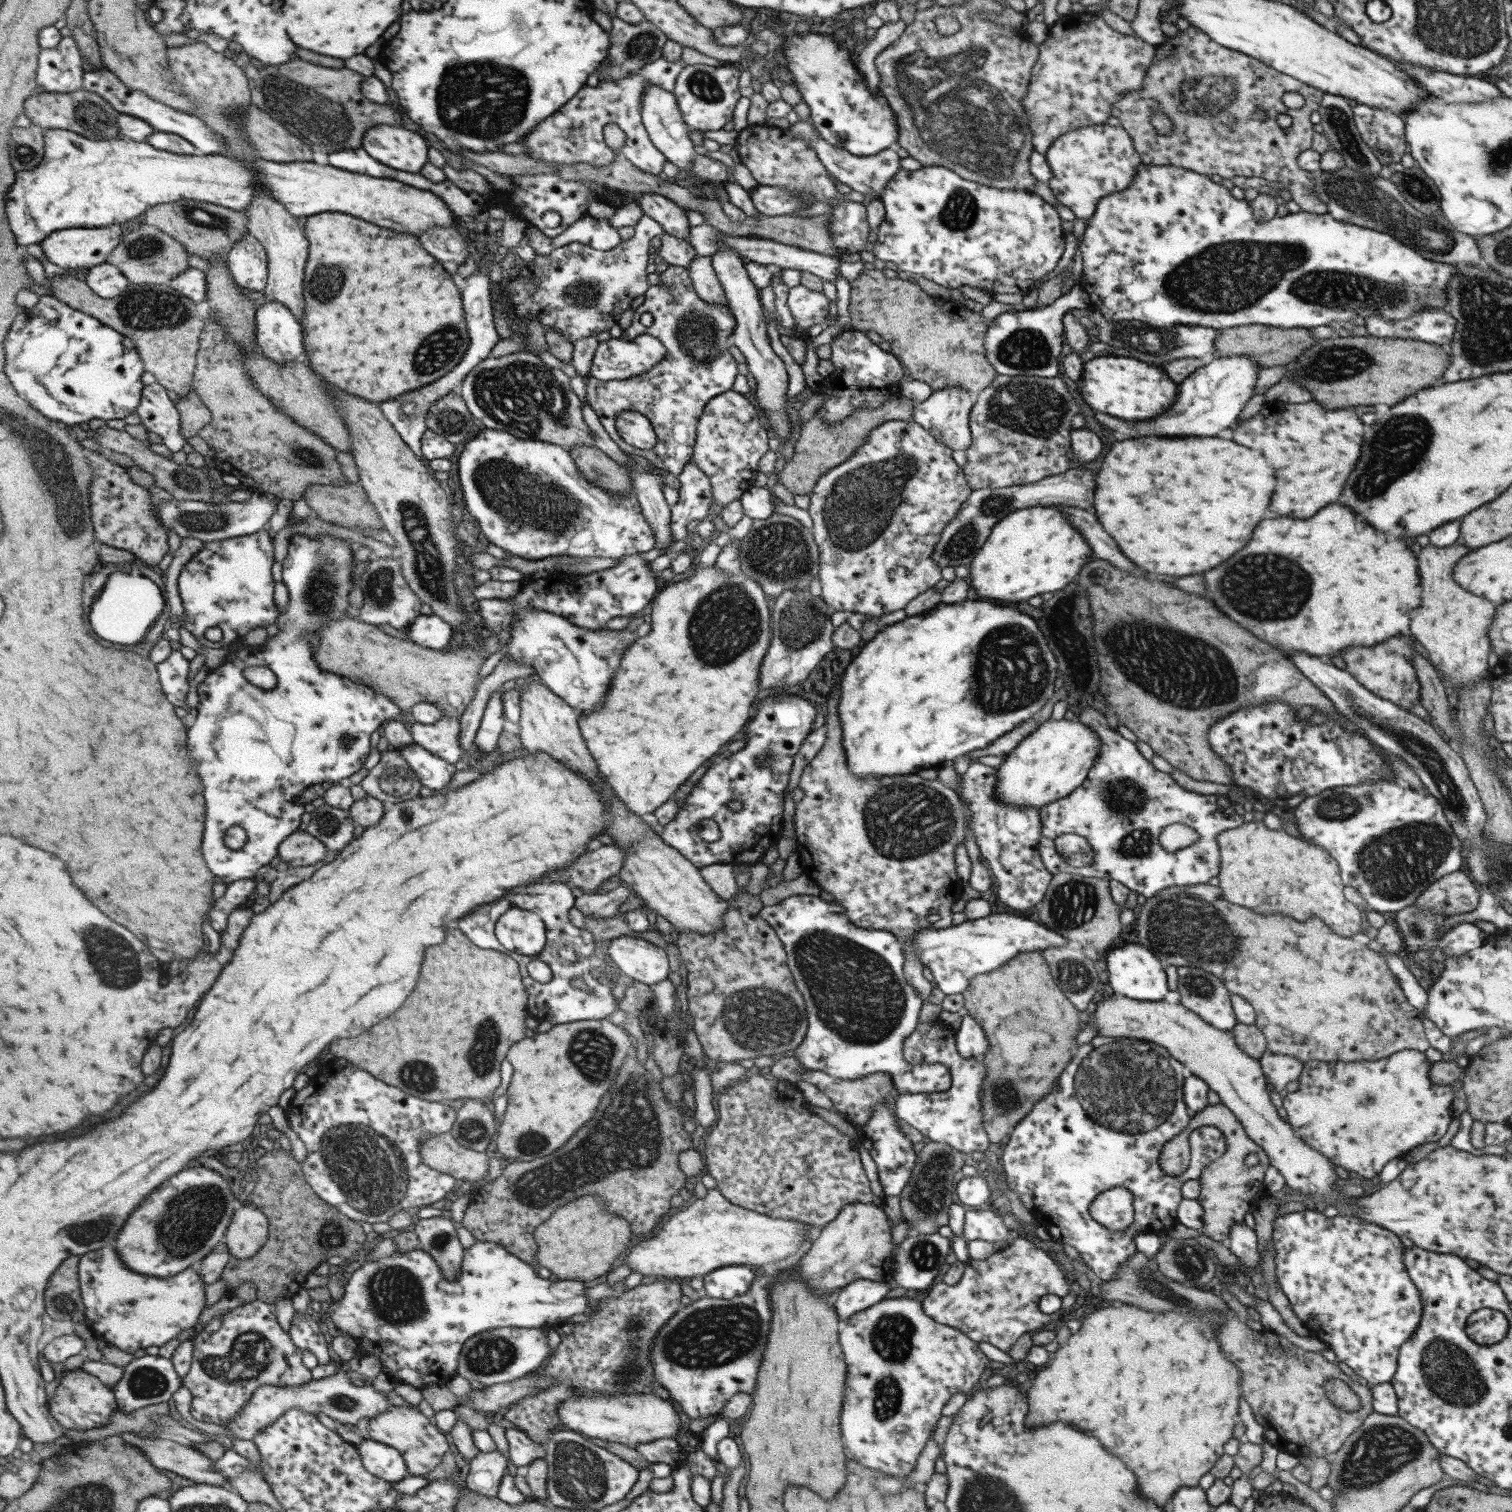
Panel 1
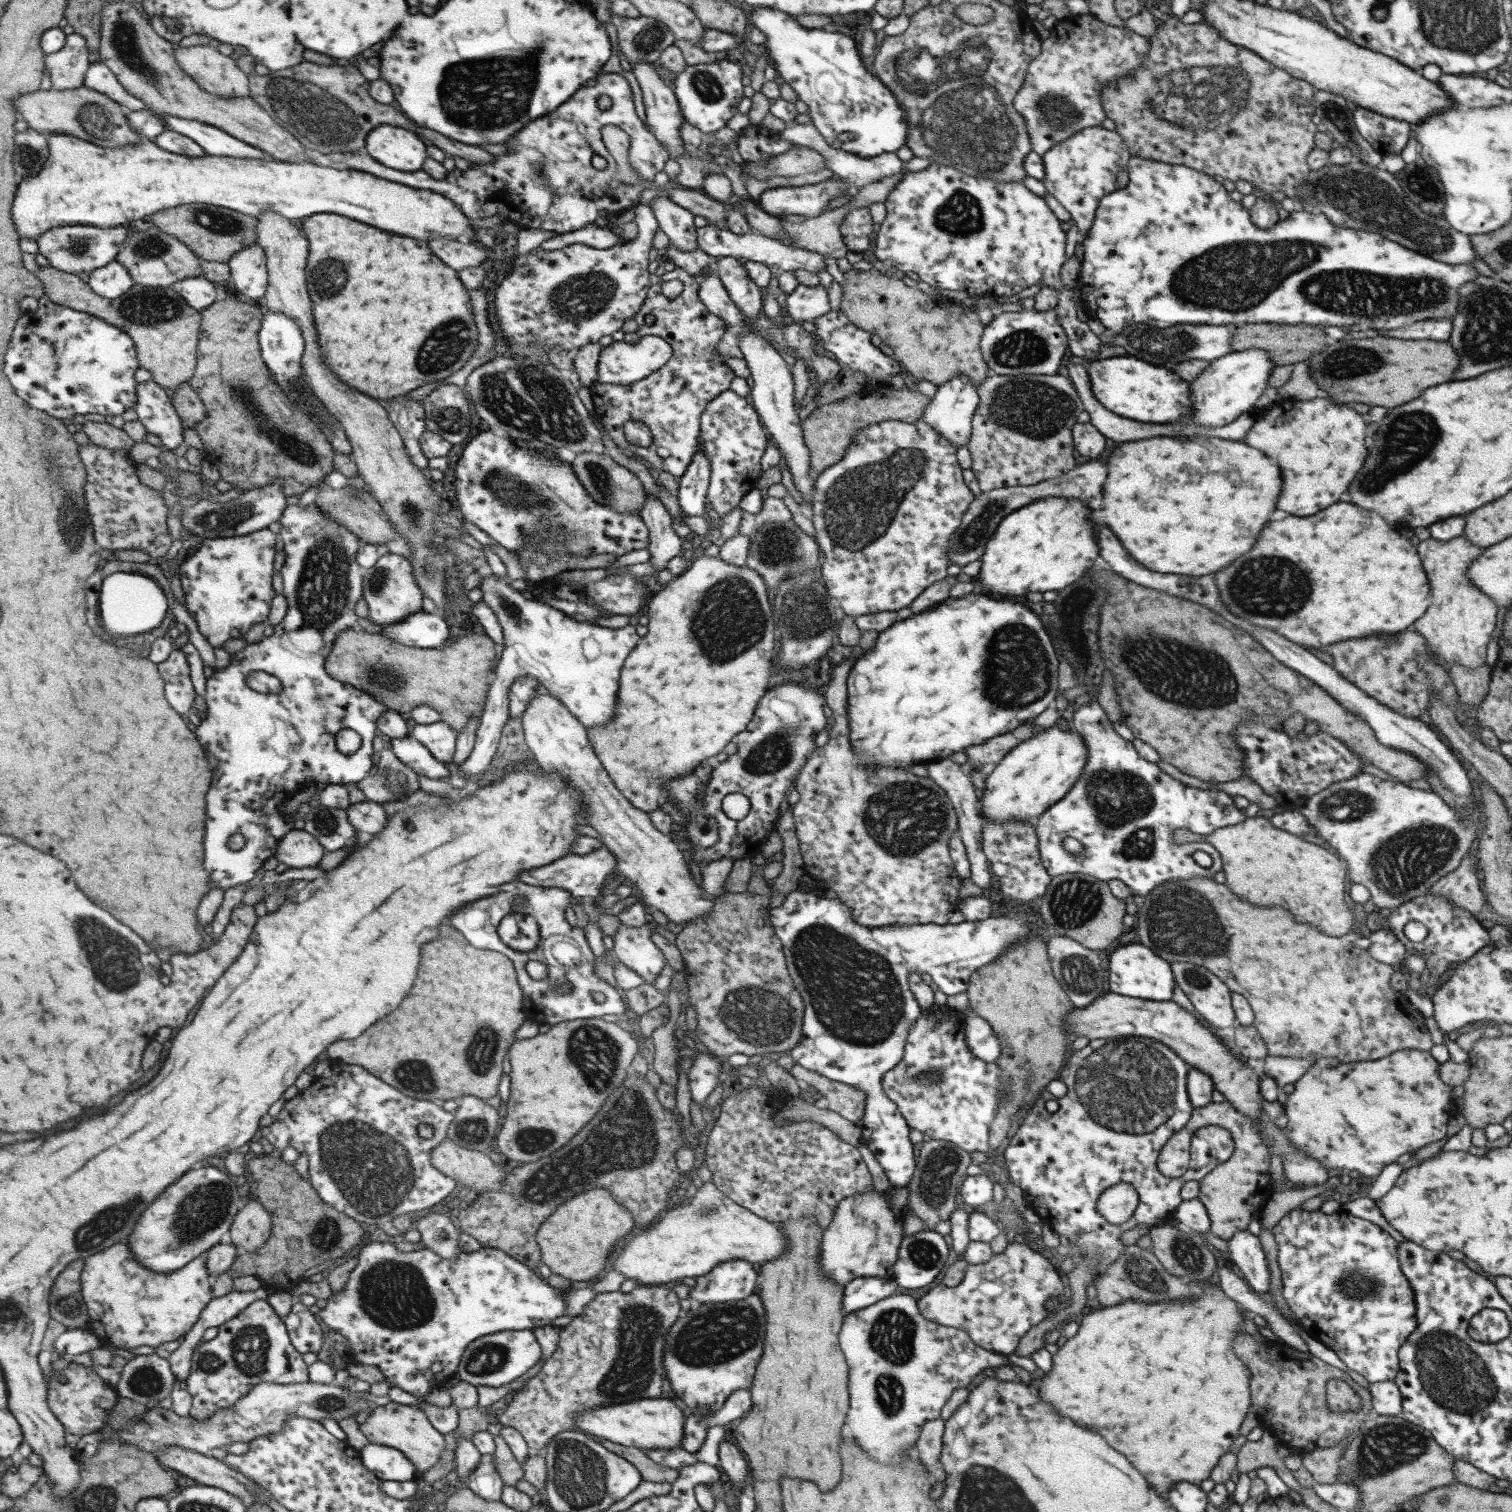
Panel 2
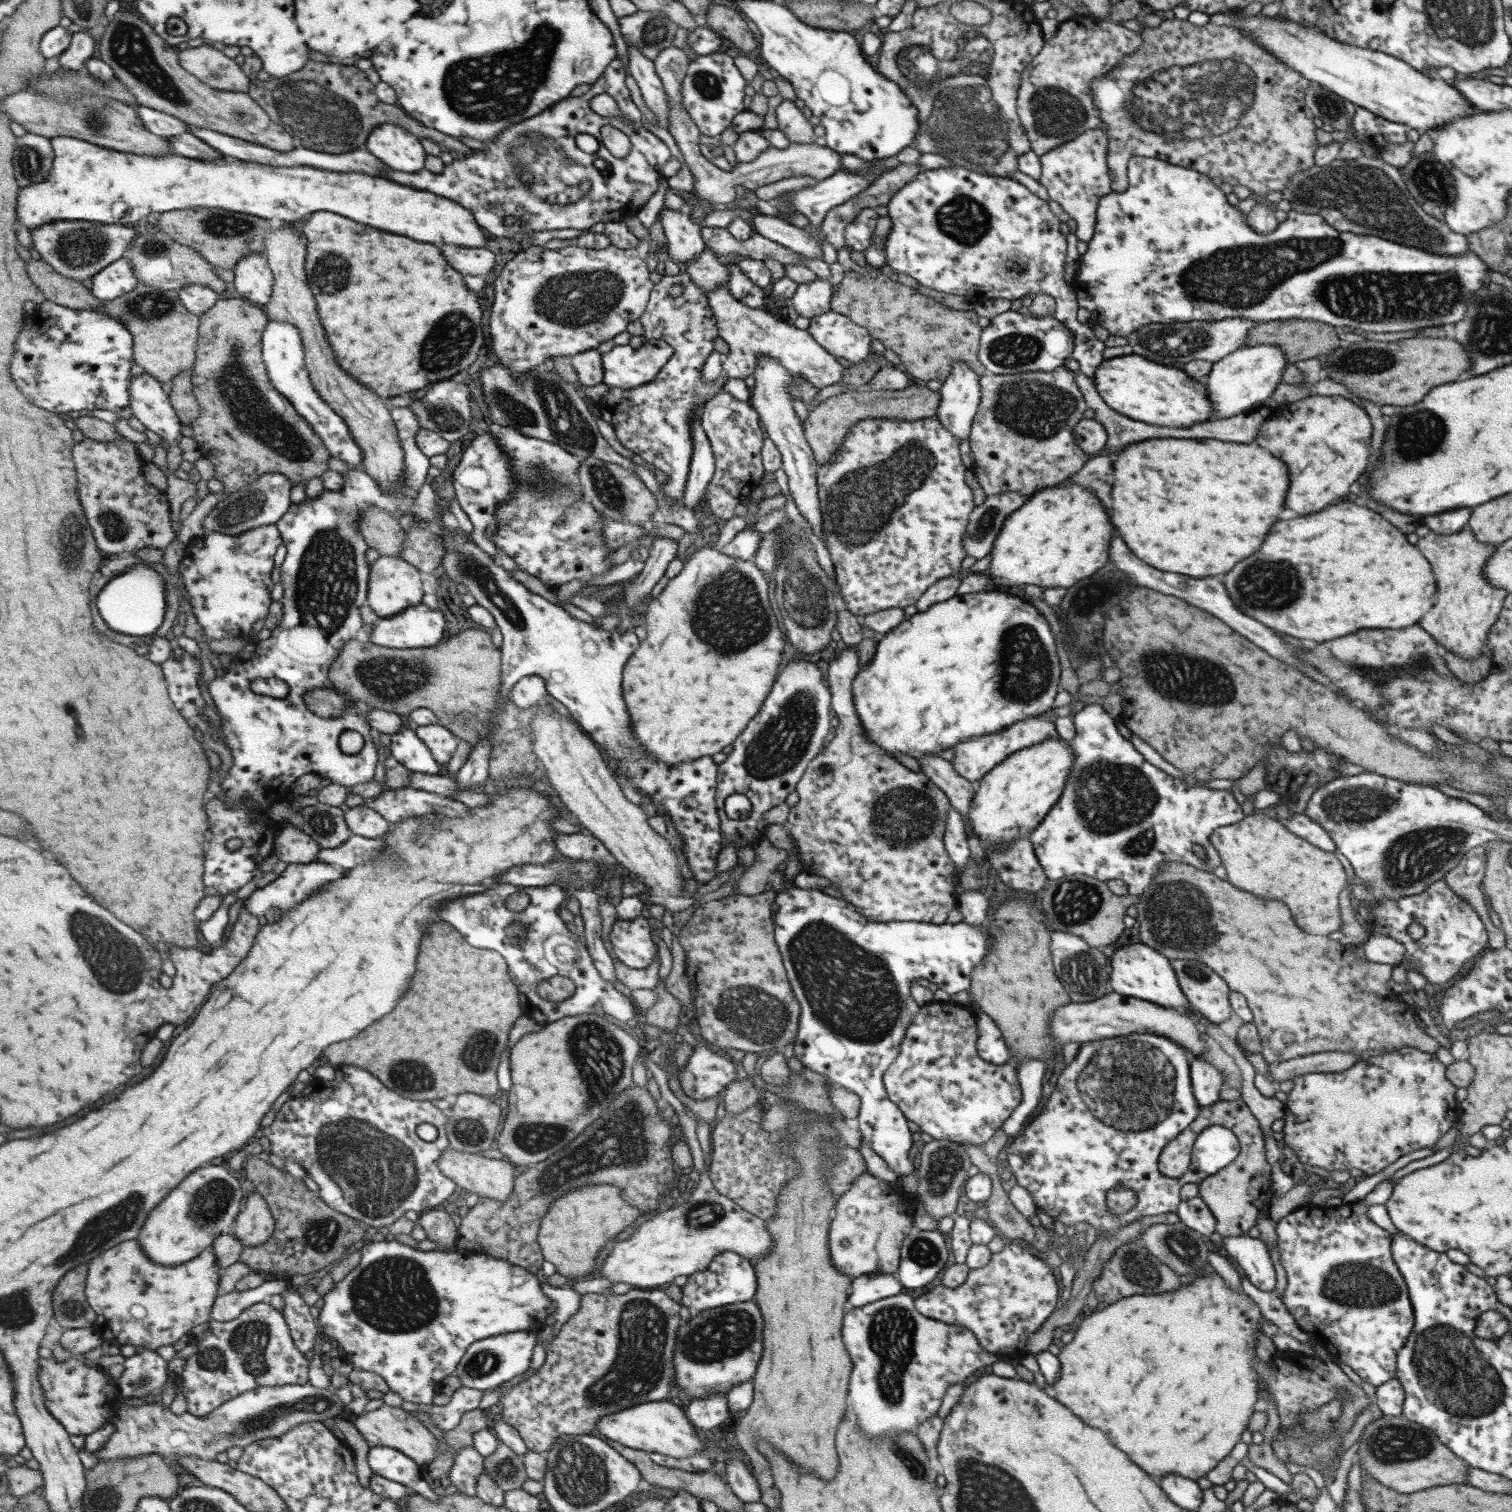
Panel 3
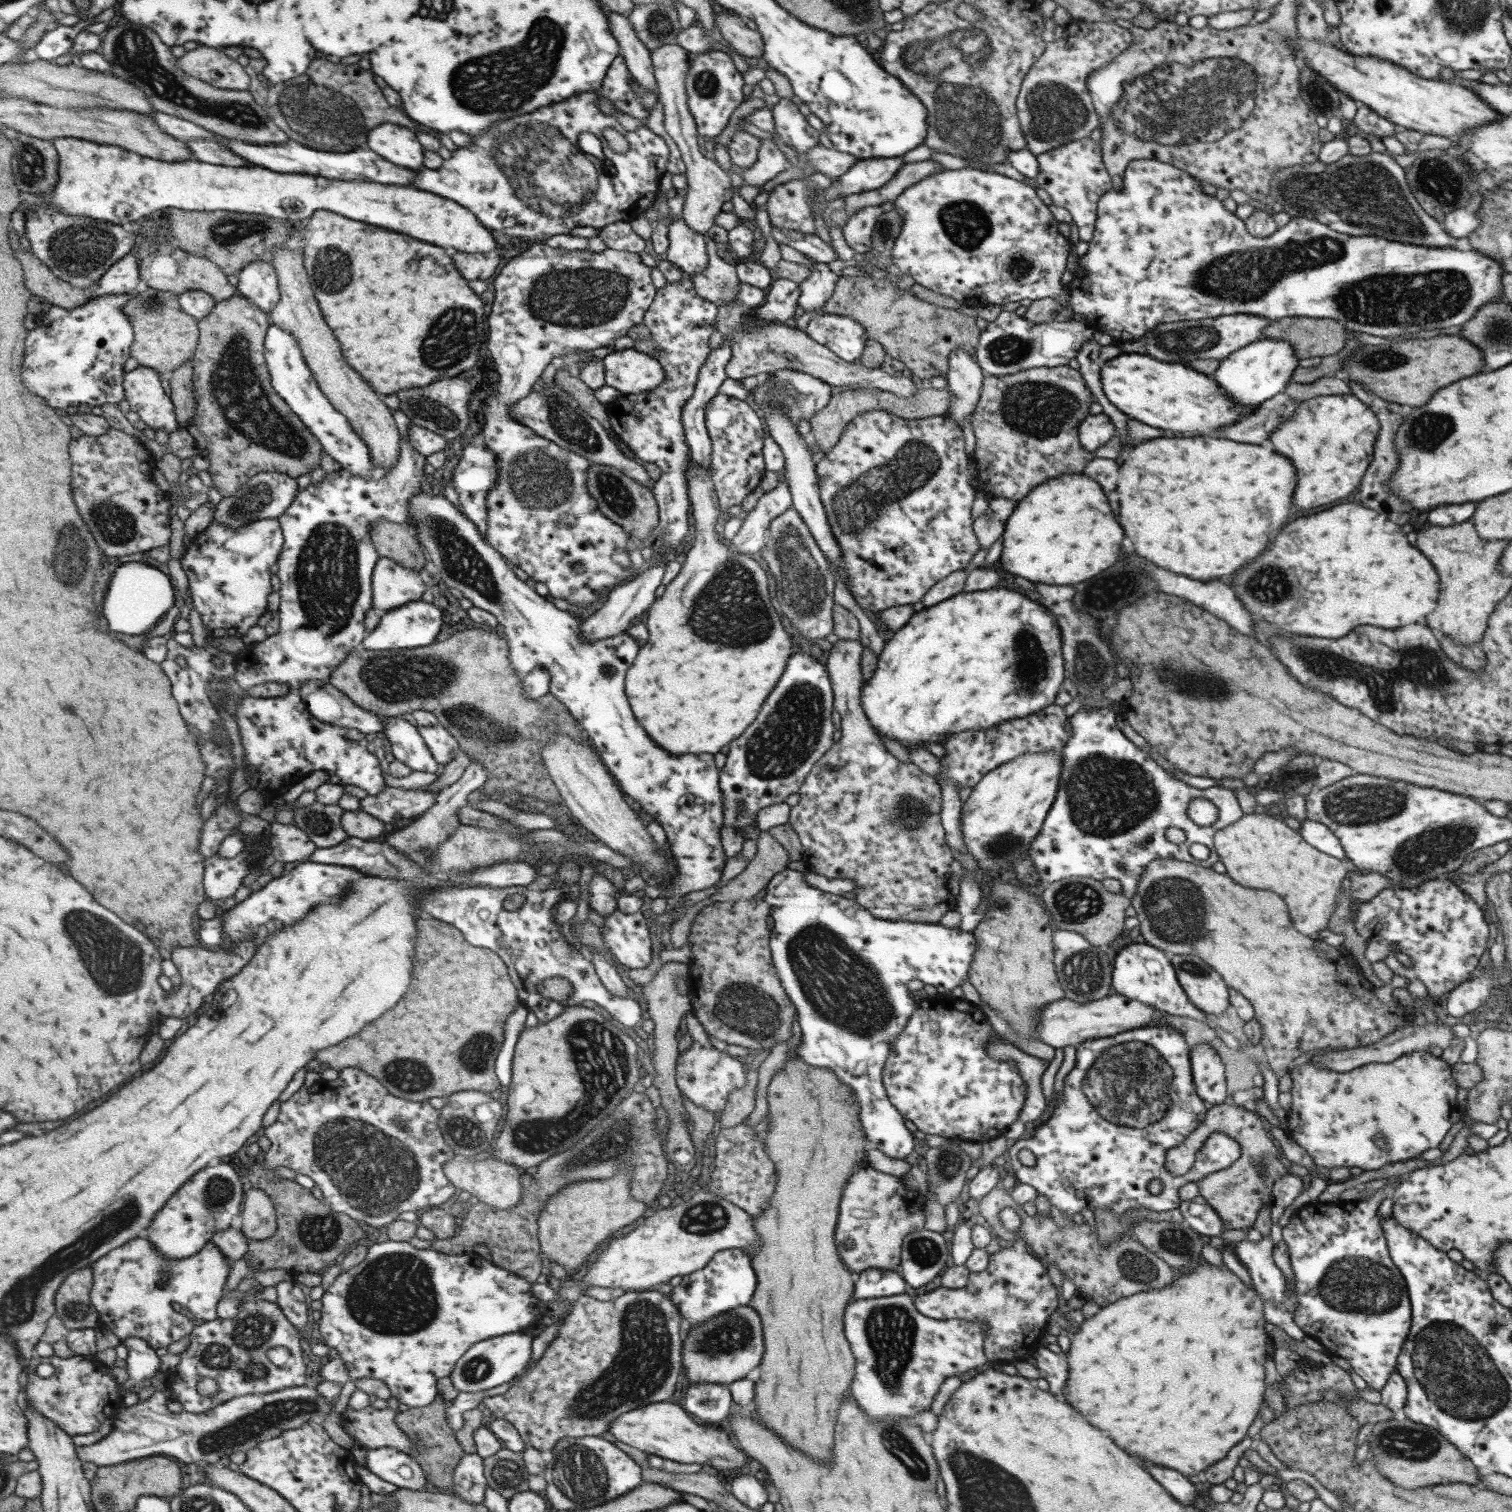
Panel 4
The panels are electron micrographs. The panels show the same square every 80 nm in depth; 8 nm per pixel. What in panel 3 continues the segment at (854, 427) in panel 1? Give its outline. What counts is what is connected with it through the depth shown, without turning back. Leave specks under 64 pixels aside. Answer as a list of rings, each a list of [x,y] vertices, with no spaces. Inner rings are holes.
[[[911,381],[910,385],[902,391],[866,387],[863,390],[841,393],[821,401],[814,410],[808,412],[802,424],[802,431],[815,462],[821,466],[829,462],[830,454],[835,453],[837,446],[841,446],[849,427],[858,420],[885,418],[914,421],[933,417],[937,411],[937,405],[939,405],[938,392],[928,390],[917,382]]]

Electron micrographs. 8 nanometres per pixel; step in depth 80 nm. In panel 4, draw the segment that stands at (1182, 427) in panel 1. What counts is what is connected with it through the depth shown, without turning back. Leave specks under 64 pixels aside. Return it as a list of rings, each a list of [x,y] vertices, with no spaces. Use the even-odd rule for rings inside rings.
[[[1257,339],[1222,358],[1211,378],[1237,406],[1256,408],[1263,401],[1280,394],[1290,383],[1291,373],[1297,367],[1298,358],[1287,341]]]

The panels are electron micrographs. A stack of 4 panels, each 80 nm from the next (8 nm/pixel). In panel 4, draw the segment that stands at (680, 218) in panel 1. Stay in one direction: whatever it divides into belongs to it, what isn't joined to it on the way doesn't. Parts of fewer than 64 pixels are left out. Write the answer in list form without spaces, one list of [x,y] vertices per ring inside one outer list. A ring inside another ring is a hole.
[[[682,219],[672,220],[667,238],[666,260],[677,266],[684,276],[693,276],[707,266],[705,236],[691,230]]]

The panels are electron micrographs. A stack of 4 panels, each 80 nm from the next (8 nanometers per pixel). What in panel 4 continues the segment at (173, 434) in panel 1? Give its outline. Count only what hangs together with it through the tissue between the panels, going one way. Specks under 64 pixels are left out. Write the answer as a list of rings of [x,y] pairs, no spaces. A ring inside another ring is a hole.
[[[140,365],[125,375],[127,400],[131,411],[137,413],[149,428],[170,432],[181,423],[176,416],[172,396],[161,386],[160,374],[151,367]]]

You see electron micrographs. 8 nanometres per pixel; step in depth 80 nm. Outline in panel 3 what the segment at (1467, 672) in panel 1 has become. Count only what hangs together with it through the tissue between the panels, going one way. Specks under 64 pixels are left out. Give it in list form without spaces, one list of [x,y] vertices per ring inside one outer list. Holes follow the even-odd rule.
[[[1467,526],[1447,536],[1429,532],[1421,536],[1415,546],[1431,564],[1437,586],[1435,604],[1421,618],[1420,628],[1435,639],[1439,648],[1447,649],[1447,652],[1457,654],[1463,660],[1481,656],[1481,648],[1486,644],[1486,634],[1495,622],[1506,597],[1506,590],[1494,587],[1483,574],[1484,564],[1497,546],[1477,542]]]

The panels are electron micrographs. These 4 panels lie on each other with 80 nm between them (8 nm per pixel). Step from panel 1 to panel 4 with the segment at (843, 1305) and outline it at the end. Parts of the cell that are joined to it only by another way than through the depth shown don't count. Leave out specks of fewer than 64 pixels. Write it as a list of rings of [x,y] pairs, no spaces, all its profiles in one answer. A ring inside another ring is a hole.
[[[865,1269],[854,1276],[854,1291],[851,1299],[895,1296],[905,1292],[907,1283],[892,1270]]]

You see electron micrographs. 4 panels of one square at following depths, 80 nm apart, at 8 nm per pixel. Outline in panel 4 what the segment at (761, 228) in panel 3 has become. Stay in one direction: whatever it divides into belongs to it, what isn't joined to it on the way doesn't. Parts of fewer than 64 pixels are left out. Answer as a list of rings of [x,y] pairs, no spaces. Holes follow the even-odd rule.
[[[774,226],[771,228],[771,236],[777,244],[791,246],[815,263],[828,263],[838,259],[837,253],[833,251],[831,245],[822,241],[817,235],[801,234],[794,230],[774,228]]]

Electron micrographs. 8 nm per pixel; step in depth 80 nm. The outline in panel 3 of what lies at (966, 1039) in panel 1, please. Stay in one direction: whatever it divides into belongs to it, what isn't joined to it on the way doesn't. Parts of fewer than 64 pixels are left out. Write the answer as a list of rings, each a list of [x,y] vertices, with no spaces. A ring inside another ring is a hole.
[[[975,1009],[973,1014],[976,1016],[976,1029],[978,1030],[977,1054],[985,1062],[1003,1065],[1010,1058],[1010,1052],[1000,1030],[994,1025],[993,1020],[982,1011]]]

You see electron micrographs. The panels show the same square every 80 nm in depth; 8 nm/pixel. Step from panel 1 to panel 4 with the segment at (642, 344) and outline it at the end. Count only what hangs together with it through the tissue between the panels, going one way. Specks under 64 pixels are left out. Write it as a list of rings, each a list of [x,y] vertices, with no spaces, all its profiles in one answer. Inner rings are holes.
[[[631,347],[606,354],[602,365],[604,384],[622,394],[647,393],[665,381],[657,359]]]

